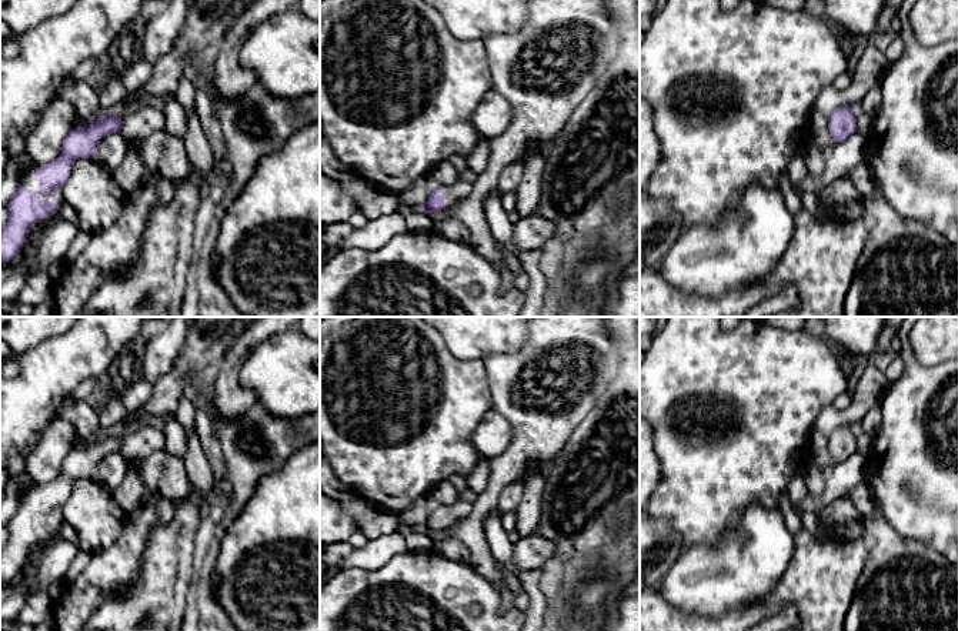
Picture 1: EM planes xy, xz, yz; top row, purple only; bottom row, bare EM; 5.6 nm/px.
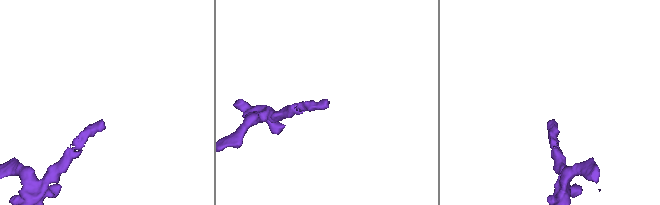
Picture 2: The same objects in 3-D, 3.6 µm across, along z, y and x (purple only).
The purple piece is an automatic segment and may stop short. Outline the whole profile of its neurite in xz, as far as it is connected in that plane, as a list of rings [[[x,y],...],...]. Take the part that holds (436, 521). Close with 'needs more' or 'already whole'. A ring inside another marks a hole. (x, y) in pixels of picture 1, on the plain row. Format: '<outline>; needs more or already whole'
[[[457,501],[454,505],[438,507],[427,518],[421,528],[427,534],[431,531],[441,531],[453,525],[455,521],[468,517],[473,511],[473,504],[465,501]]]; needs more

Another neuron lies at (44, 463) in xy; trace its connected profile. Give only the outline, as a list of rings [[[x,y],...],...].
[[[60,417],[53,418],[41,431],[40,441],[23,460],[23,467],[34,484],[51,483],[60,477],[76,434],[74,425]]]

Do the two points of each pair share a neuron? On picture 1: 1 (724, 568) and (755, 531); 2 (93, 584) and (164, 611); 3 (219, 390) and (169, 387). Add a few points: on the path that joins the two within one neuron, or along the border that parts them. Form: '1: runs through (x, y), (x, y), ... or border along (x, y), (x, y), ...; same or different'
1: runs through (733, 560), (753, 540); same
2: border along (142, 567), (123, 596), (109, 596), (93, 611); different
3: border along (230, 346), (222, 361), (210, 373); different

